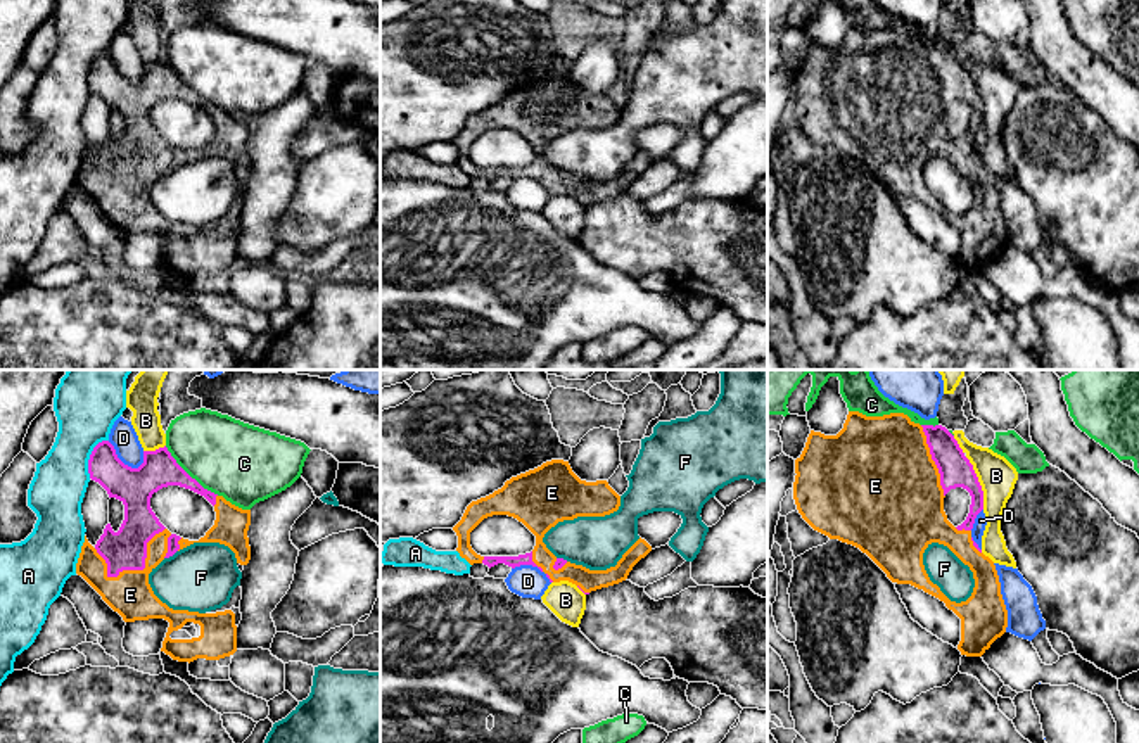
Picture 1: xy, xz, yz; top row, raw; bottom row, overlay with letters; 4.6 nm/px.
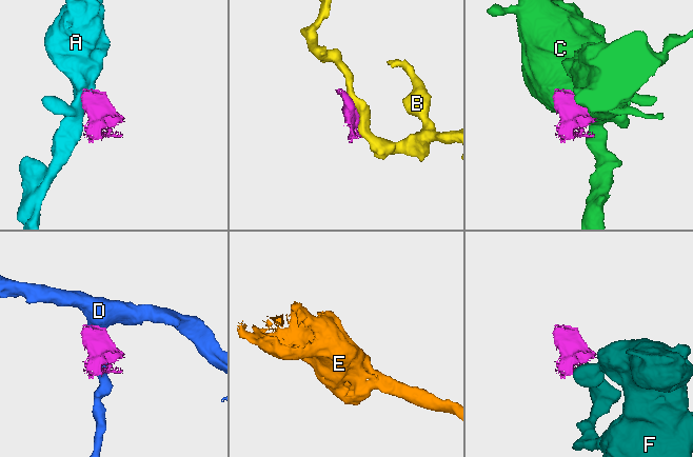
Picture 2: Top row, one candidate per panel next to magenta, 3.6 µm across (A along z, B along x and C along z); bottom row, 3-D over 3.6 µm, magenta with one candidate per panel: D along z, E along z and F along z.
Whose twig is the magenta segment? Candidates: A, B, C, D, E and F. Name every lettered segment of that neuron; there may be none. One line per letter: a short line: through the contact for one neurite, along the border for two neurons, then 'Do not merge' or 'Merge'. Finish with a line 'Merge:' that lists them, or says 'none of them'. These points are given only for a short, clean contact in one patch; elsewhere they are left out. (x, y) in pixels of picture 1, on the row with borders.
A: Do not merge
B: Do not merge
C: Do not merge
D: Do not merge
E: Merge
F: Line: xy (177, 550), (165, 558). Do not merge
Merge: E

